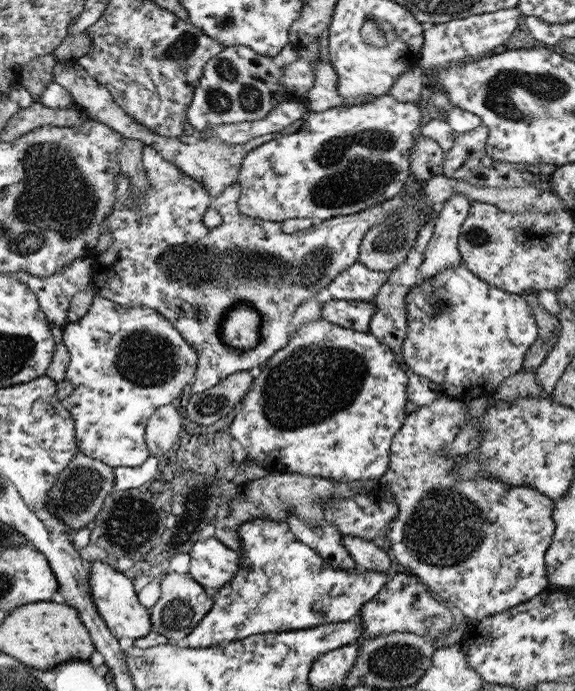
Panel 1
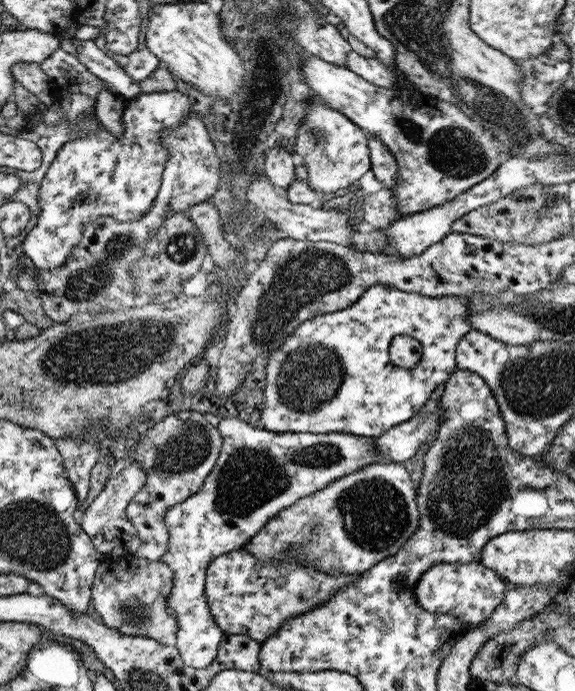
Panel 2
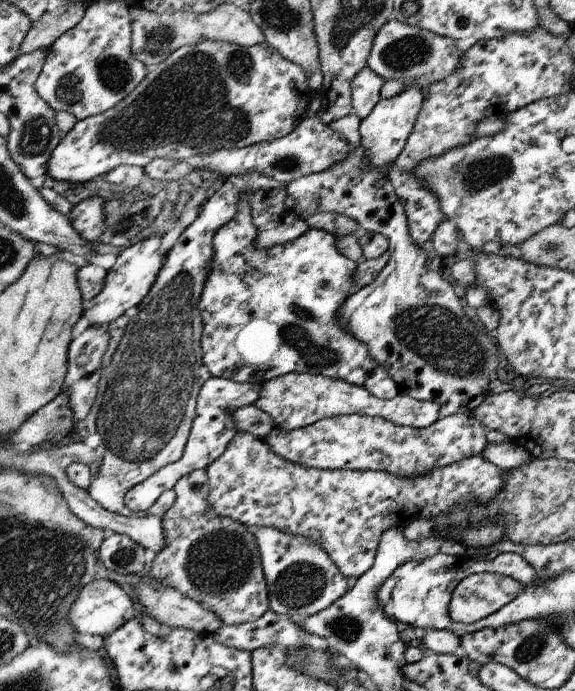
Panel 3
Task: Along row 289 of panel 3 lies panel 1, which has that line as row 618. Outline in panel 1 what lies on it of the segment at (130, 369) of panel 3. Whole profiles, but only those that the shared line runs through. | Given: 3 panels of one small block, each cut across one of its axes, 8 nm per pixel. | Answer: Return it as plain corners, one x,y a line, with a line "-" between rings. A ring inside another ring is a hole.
167,571
163,576
159,576
159,598
157,598
157,602
148,609
151,629
170,642
171,640
181,640
209,612
211,604
213,604
213,599
211,599
210,594
198,582
195,582
188,573
177,574

